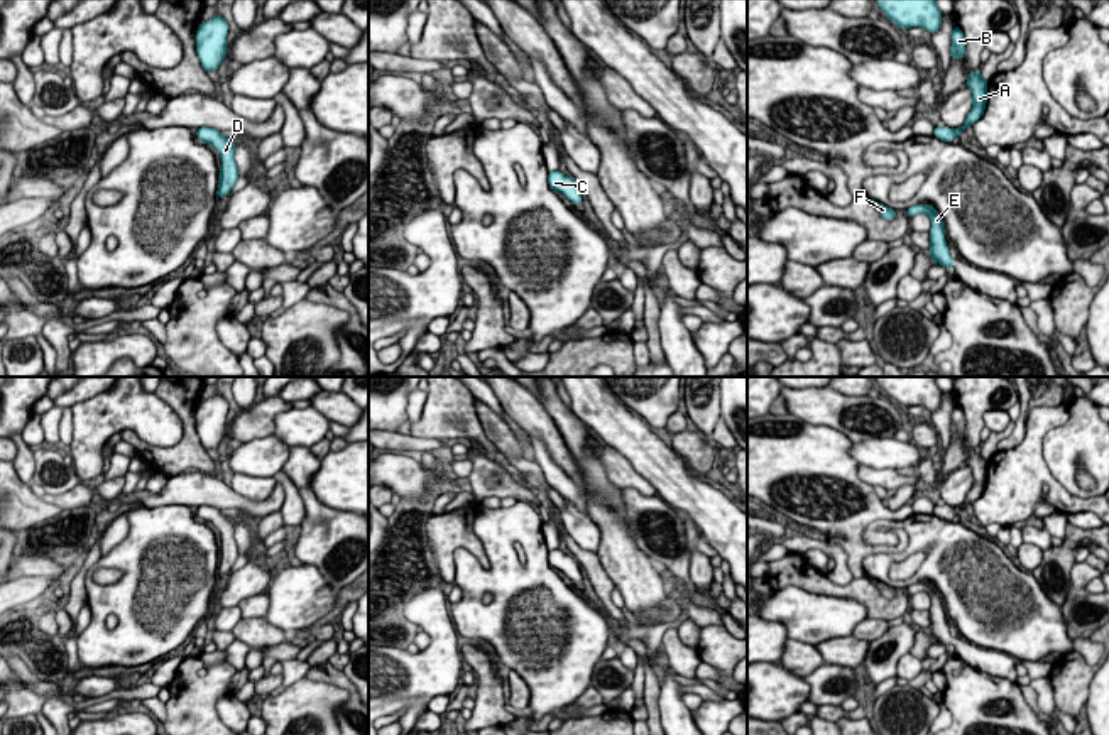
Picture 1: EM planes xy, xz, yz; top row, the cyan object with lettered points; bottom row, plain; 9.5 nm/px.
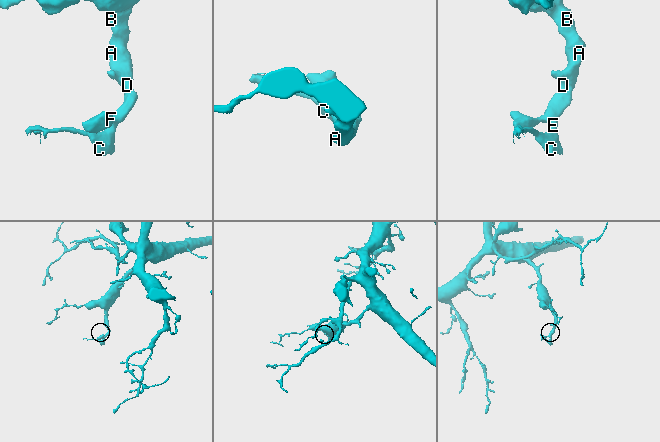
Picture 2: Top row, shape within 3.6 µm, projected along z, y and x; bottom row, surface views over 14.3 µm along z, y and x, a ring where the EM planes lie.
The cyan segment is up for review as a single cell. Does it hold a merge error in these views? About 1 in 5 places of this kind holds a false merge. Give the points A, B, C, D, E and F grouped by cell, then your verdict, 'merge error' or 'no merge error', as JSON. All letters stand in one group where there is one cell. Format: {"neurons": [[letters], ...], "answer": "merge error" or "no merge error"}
{"neurons": [["A", "B", "C", "D", "E", "F"]], "answer": "no merge error"}

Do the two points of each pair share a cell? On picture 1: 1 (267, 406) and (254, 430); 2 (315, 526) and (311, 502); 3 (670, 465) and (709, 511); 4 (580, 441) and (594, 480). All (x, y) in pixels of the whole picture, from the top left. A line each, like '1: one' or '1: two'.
1: one
2: one
3: one
4: one

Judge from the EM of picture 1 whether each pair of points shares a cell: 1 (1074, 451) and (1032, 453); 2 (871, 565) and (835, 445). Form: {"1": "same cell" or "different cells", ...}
{"1": "different cells", "2": "different cells"}

